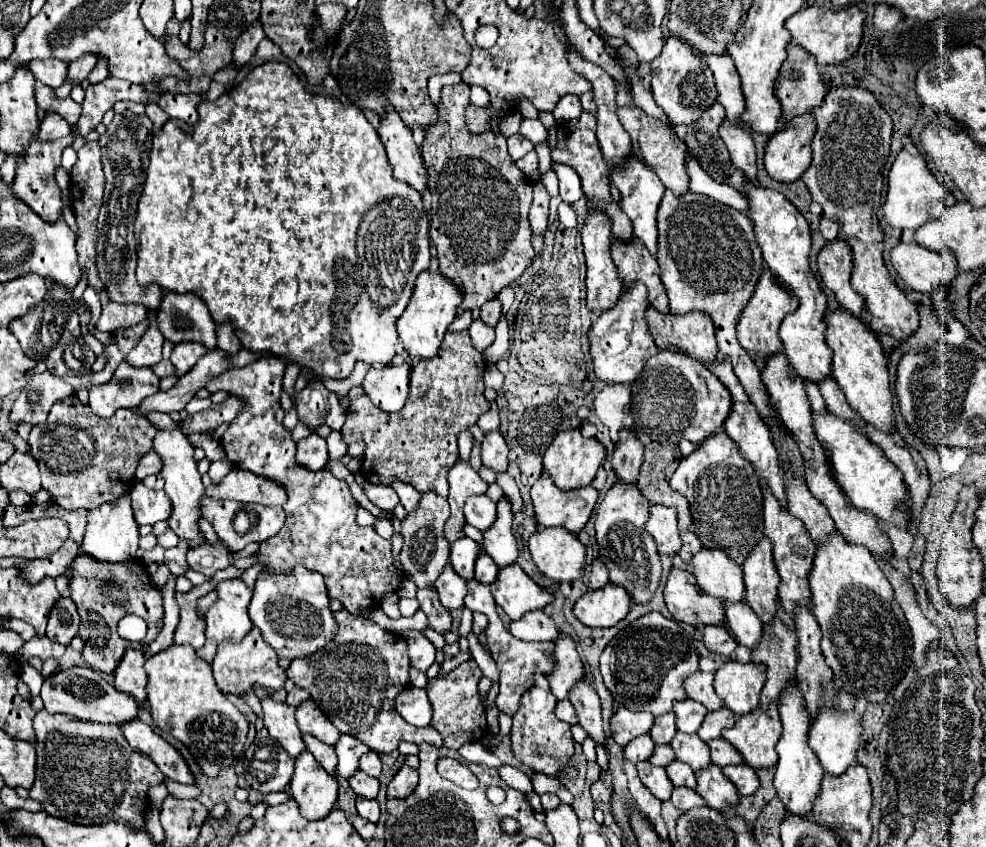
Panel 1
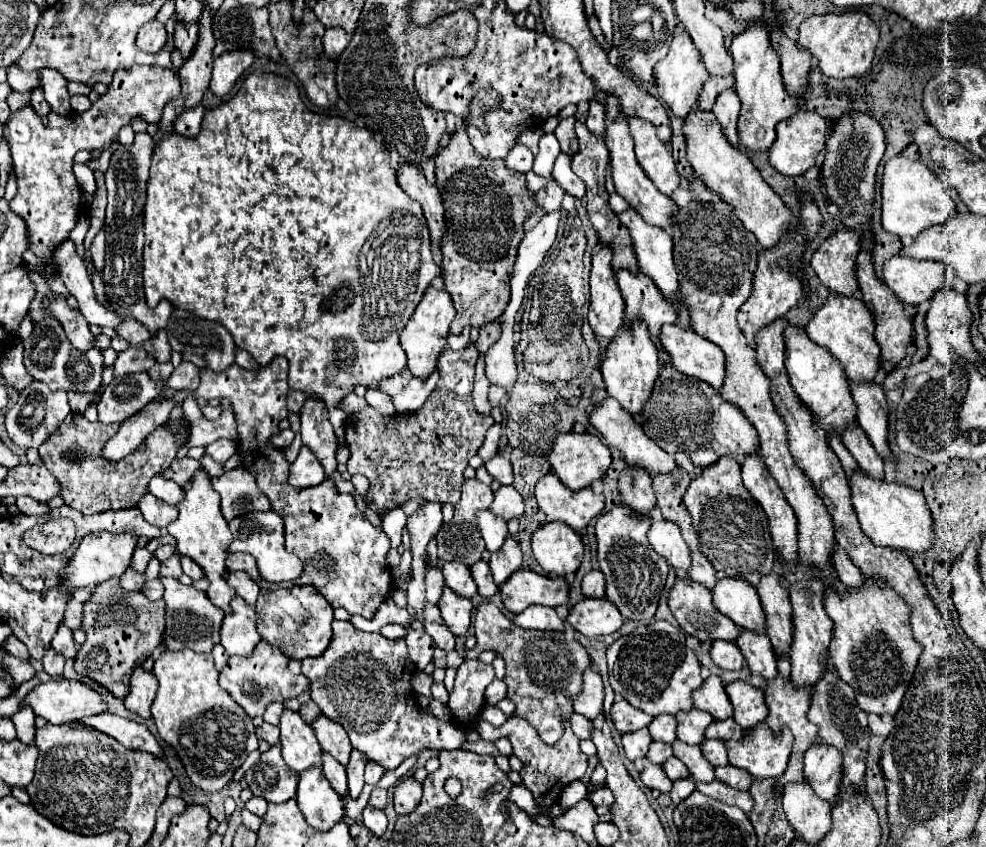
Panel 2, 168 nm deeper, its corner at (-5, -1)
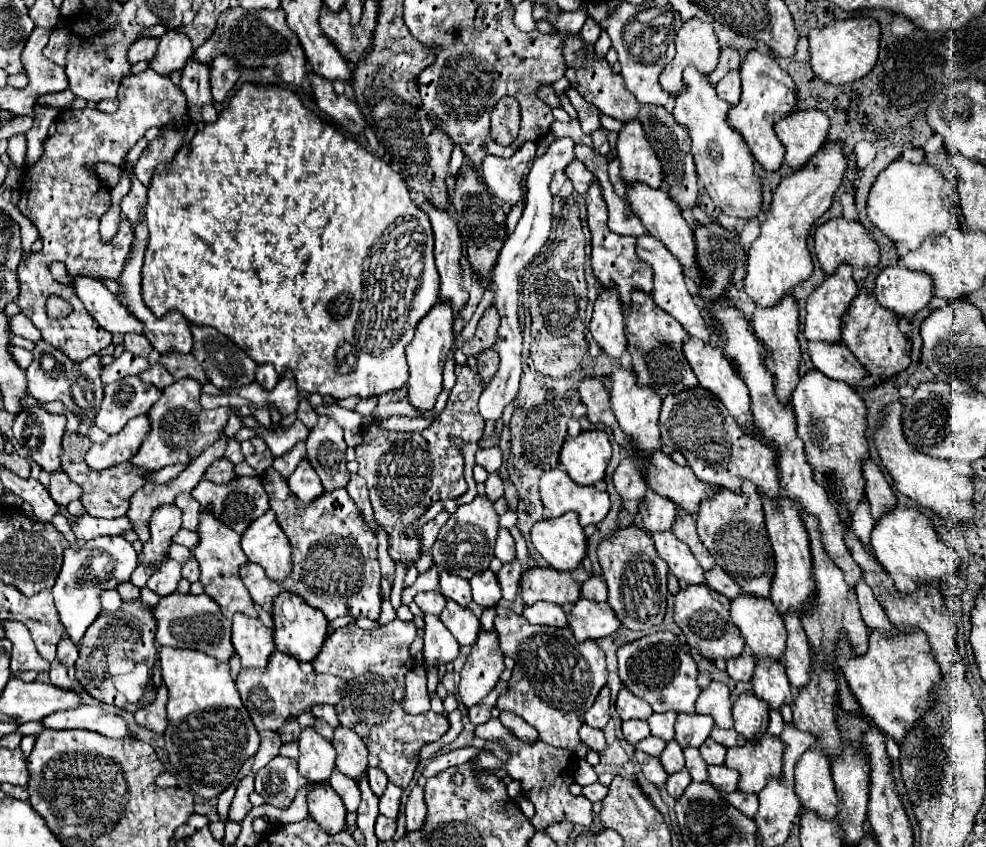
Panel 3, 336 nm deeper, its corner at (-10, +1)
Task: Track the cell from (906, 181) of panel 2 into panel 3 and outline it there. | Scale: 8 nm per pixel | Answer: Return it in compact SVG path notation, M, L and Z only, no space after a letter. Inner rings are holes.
M897 159L875 179L867 199L867 217L893 243L905 243L907 249L913 251L927 237L943 235L947 231L953 219L947 207L947 191L949 183L929 163L915 165Z

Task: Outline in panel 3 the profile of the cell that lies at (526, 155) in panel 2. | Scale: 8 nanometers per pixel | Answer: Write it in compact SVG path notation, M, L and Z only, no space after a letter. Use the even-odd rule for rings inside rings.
M527 141L519 151L509 158L487 155L483 159L481 177L487 183L487 189L495 199L505 203L509 209L525 203L525 179L531 169L531 161L535 159L535 141Z

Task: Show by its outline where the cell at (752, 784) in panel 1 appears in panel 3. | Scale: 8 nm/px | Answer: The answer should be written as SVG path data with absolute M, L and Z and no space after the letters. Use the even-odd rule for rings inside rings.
M709 765L707 773L709 773L709 783L715 789L719 789L721 793L737 791L739 777L737 777L737 773L733 769L727 769L725 765Z

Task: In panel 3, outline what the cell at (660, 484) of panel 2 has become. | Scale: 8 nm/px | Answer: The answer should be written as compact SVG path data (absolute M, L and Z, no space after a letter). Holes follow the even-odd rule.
M679 509L677 513L677 519L675 519L675 525L673 525L673 533L679 541L687 543L691 553L695 555L695 559L699 561L699 565L705 569L705 571L711 571L715 567L715 559L711 557L711 553L707 553L705 545L701 543L699 535L697 535L697 527L695 527L695 517L691 517L689 513L683 513Z

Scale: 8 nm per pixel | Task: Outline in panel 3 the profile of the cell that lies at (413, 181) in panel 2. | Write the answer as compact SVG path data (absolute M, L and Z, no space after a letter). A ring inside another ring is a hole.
M423 203L421 209L429 215L429 221L433 225L433 235L435 235L435 265L441 277L439 301L449 303L453 313L459 315L463 305L469 299L469 293L465 291L465 283L461 277L461 267L459 267L459 257L463 251L459 231L455 223L449 219L447 211L435 209L433 205L427 203Z

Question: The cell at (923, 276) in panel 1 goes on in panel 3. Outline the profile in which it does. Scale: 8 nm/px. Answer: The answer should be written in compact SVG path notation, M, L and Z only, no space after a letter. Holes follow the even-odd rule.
M899 265L885 267L875 279L873 293L897 317L911 317L931 301L931 277L911 273Z

